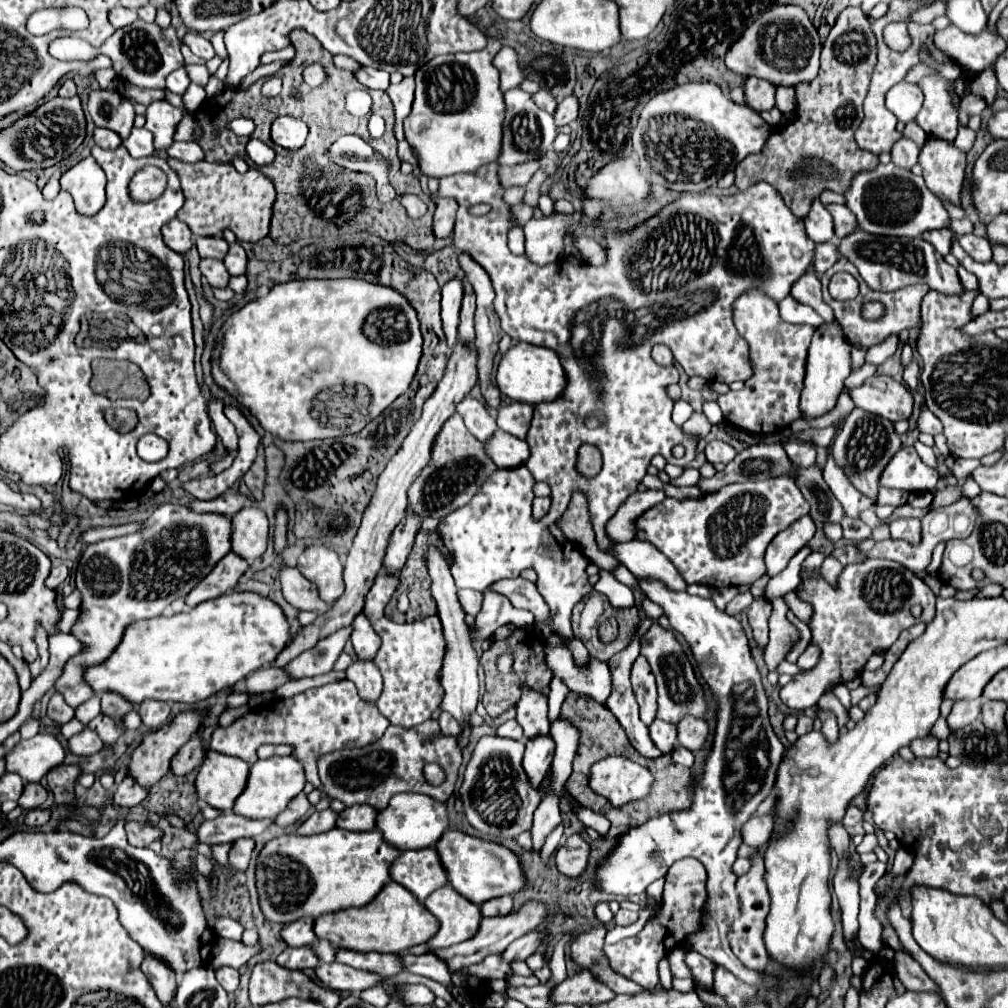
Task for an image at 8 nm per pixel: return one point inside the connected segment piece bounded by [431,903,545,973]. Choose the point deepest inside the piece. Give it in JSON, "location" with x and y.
{"location":[495,933]}

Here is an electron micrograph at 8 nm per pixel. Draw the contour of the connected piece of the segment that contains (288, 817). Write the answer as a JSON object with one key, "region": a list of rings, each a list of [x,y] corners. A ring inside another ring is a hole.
{"region":[[[299,793],[299,797],[295,797],[295,799],[289,803],[289,807],[287,807],[281,815],[275,817],[273,823],[279,825],[279,827],[289,827],[289,825],[297,823],[297,821],[309,811],[309,807],[311,807],[311,803],[307,801],[307,795],[305,795],[305,793]]]}

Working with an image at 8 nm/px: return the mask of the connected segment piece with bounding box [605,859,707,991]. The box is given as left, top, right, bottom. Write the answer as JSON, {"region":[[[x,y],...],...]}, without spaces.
{"region":[[[681,859],[671,865],[671,869],[665,875],[665,891],[663,891],[663,909],[655,913],[643,931],[635,937],[623,939],[615,945],[605,945],[605,955],[609,957],[609,963],[617,973],[629,977],[630,980],[639,983],[643,989],[653,991],[659,985],[659,973],[657,963],[675,947],[685,943],[685,935],[699,929],[701,921],[701,909],[707,899],[707,873],[705,867],[697,859]]]}

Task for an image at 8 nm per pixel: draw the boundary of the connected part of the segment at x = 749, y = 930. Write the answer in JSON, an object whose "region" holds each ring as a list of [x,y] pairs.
{"region":[[[755,849],[751,855],[751,869],[741,875],[737,879],[737,895],[739,895],[739,917],[733,925],[733,929],[729,931],[729,945],[731,945],[731,951],[735,953],[735,957],[749,969],[753,971],[759,971],[763,973],[767,963],[769,963],[769,957],[767,957],[767,951],[765,951],[765,945],[763,945],[763,929],[765,929],[765,917],[769,913],[769,895],[767,895],[767,887],[763,883],[763,857],[759,855],[759,849]]]}

